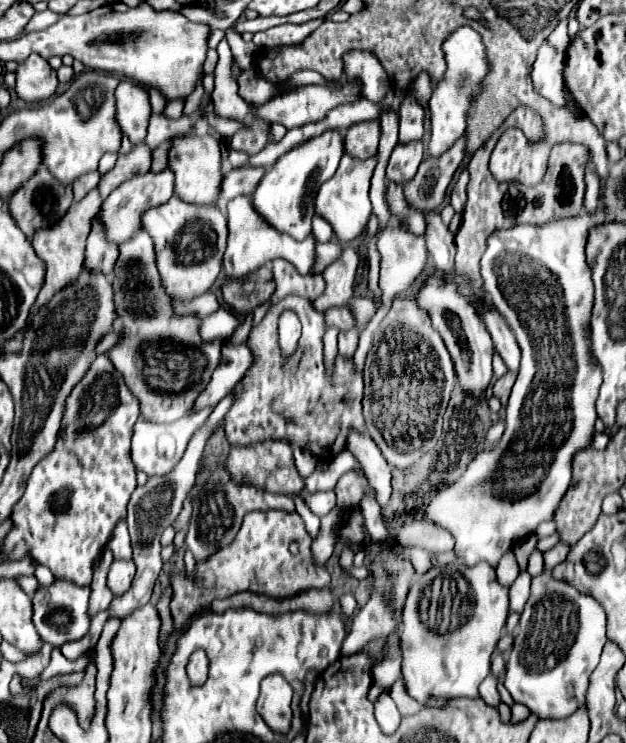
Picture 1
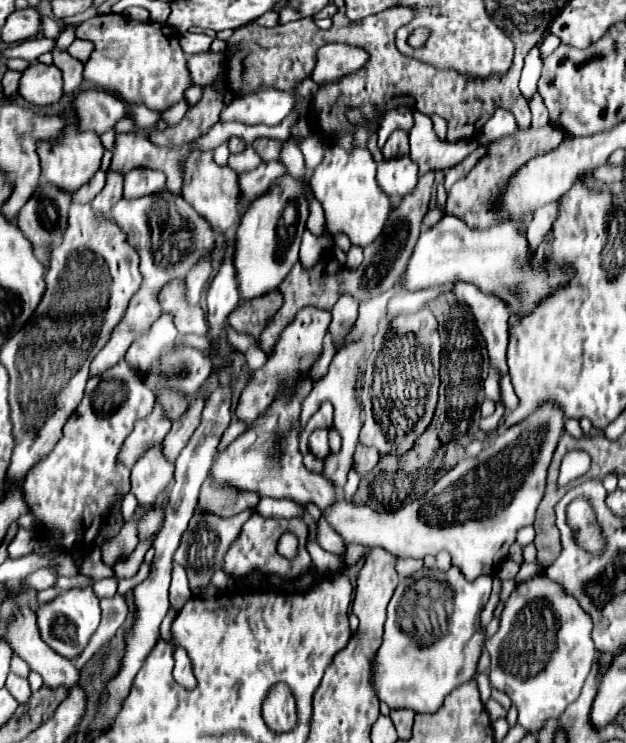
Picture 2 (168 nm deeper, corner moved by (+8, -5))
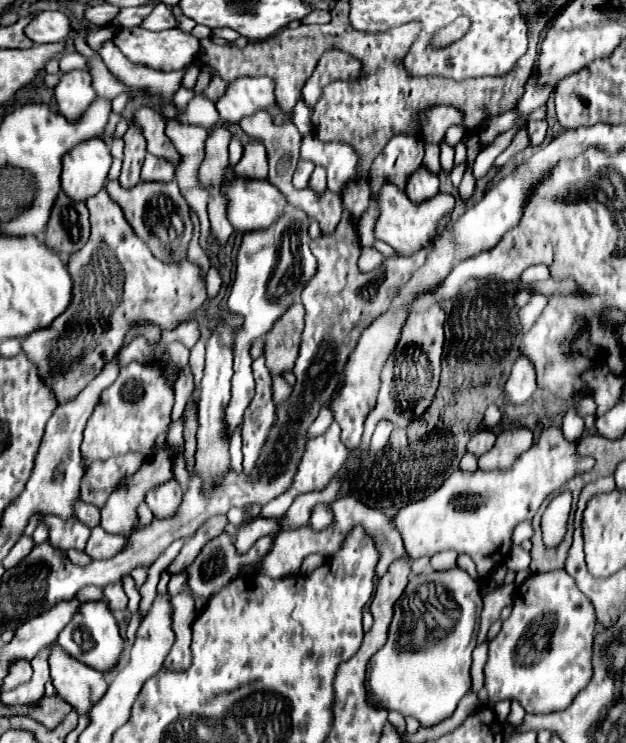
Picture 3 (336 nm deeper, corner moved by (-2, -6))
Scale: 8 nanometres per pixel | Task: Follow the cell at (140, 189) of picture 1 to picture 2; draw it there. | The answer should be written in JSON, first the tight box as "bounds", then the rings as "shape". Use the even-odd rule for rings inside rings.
{"bounds":[124,169,166,199],"shape":[[[132,169],[124,175],[124,199],[140,199],[144,195],[162,193],[166,177],[154,169]]]}

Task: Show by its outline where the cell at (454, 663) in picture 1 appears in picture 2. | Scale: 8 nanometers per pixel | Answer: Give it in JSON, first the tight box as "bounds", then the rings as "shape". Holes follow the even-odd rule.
{"bounds":[376,571,492,713],"shape":[[[458,571],[458,583],[454,583],[454,575],[446,573],[446,583],[454,589],[454,613],[450,615],[450,629],[440,639],[430,643],[422,643],[416,637],[410,637],[398,625],[398,601],[400,591],[396,591],[390,607],[388,619],[384,623],[384,643],[378,649],[376,657],[376,689],[380,701],[384,701],[390,709],[412,709],[416,713],[434,713],[440,709],[444,697],[454,691],[458,685],[472,681],[476,675],[478,659],[484,647],[484,629],[480,625],[480,613],[484,609],[486,599],[490,597],[492,579],[482,575],[476,581],[466,581]]]}

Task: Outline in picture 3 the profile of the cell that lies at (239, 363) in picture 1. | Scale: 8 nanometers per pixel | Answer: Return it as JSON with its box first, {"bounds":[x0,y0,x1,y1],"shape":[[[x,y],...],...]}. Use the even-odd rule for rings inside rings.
{"bounds":[100,450,174,536],"shape":[[[156,450],[148,460],[144,460],[144,464],[138,468],[136,474],[126,476],[126,478],[120,480],[118,488],[110,494],[108,502],[106,502],[104,508],[102,508],[102,522],[100,522],[100,526],[102,526],[104,530],[112,532],[112,534],[130,536],[130,534],[138,528],[138,524],[140,524],[140,522],[138,522],[138,506],[144,502],[146,494],[148,494],[152,488],[156,488],[156,486],[168,482],[172,476],[174,476],[174,474],[172,474],[172,458],[170,458],[170,452],[166,452],[166,450]]]}

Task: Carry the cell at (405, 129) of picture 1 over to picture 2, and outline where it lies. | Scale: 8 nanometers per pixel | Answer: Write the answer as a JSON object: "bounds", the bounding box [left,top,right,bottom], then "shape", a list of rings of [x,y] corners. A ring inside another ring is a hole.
{"bounds":[382,131,408,159],"shape":[[[394,131],[388,137],[382,153],[384,153],[384,159],[396,157],[396,155],[406,155],[408,153],[408,133],[406,131]]]}

